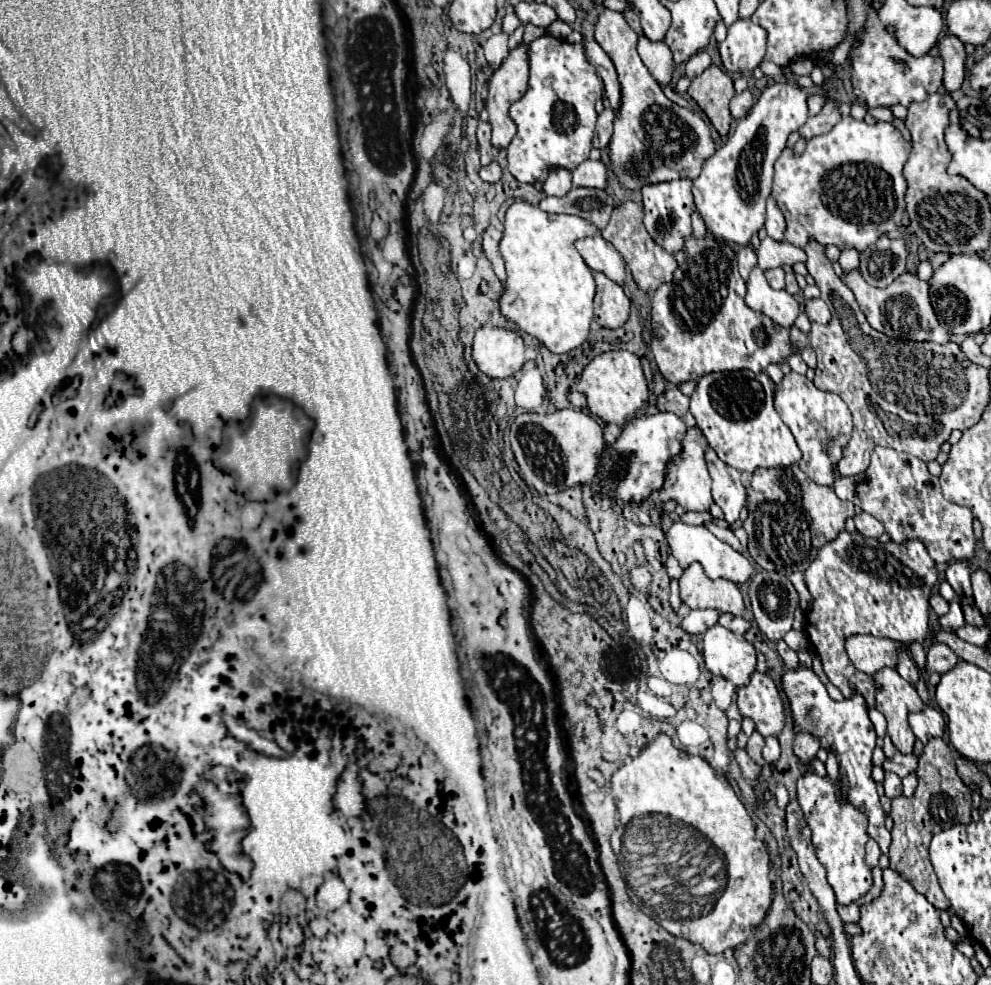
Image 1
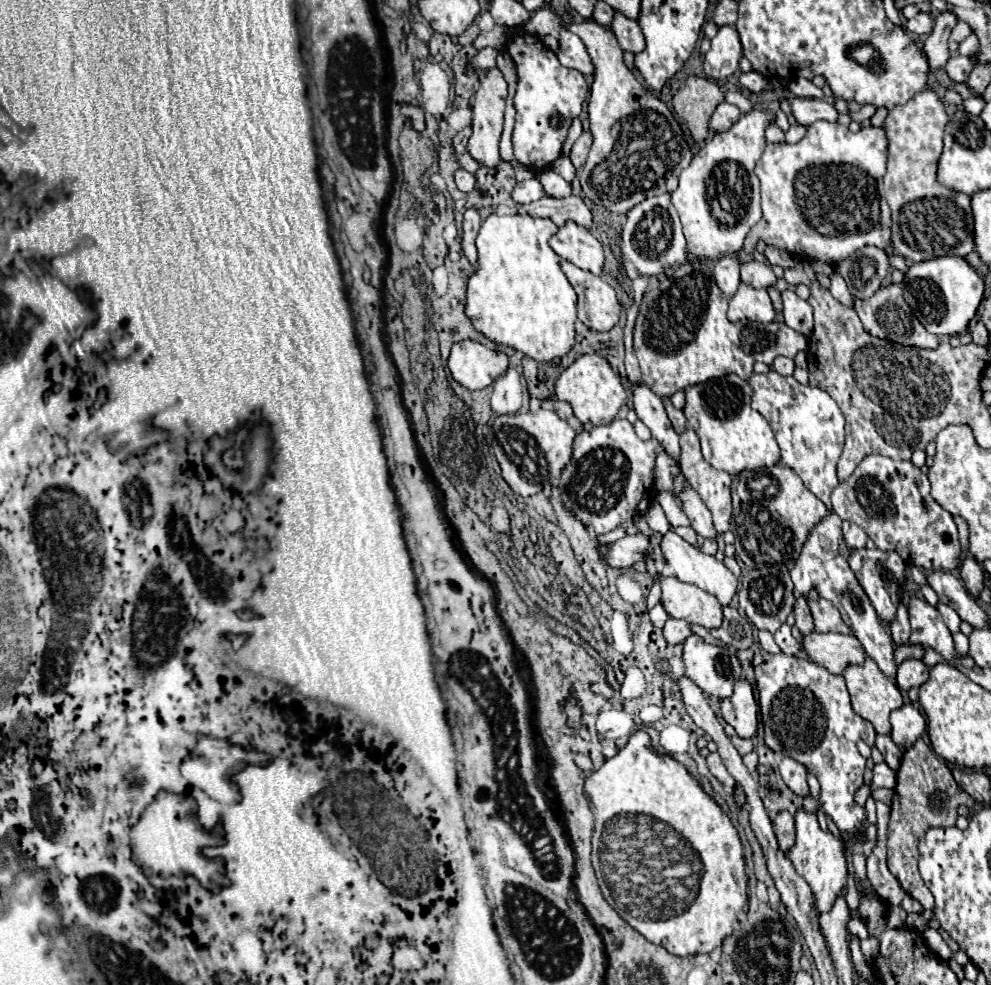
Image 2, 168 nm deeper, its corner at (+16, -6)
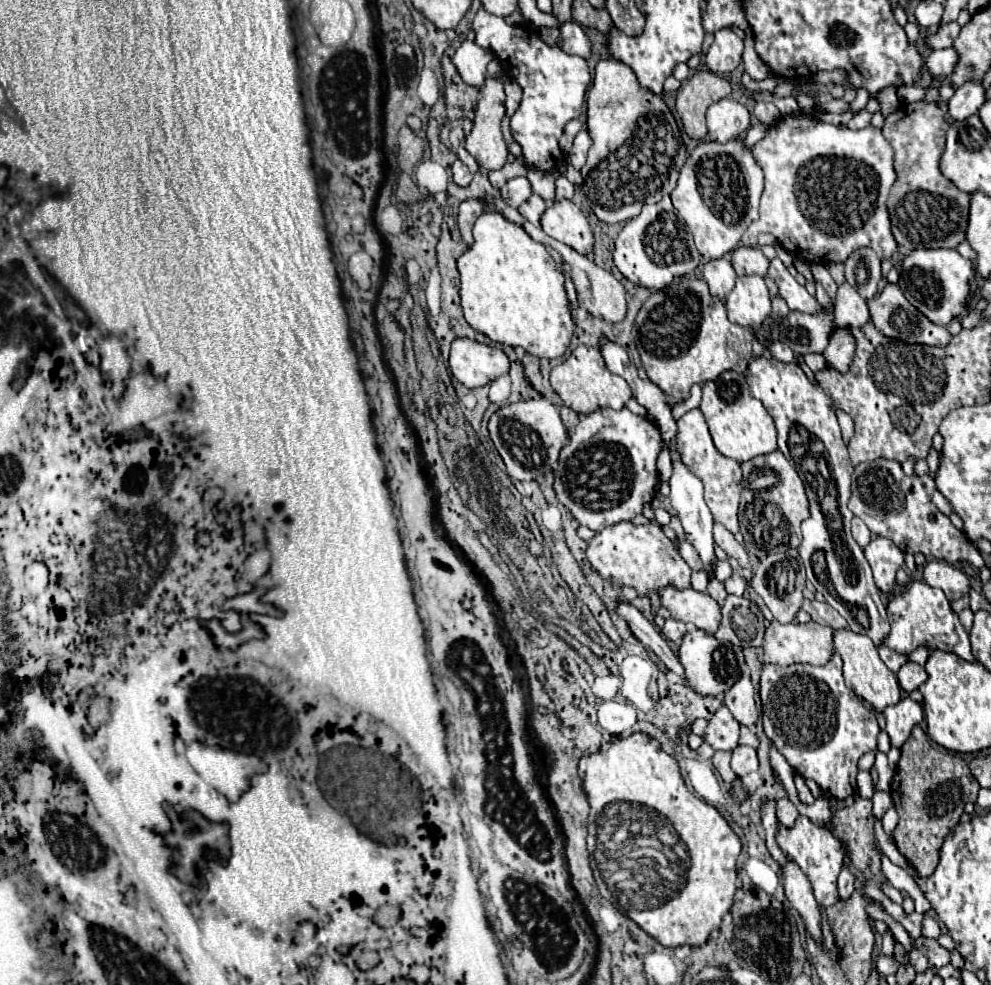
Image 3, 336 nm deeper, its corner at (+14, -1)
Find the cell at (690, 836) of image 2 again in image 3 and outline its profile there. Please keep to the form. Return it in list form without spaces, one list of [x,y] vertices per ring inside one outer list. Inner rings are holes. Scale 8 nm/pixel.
[[[632,734],[624,740],[614,742],[608,750],[584,756],[578,764],[578,770],[582,774],[582,784],[584,784],[584,792],[588,796],[590,802],[590,818],[588,818],[588,852],[594,856],[598,870],[602,874],[602,880],[606,882],[610,894],[612,894],[612,902],[614,906],[628,918],[632,918],[646,934],[650,934],[652,938],[656,938],[662,946],[668,948],[676,948],[682,944],[688,946],[702,946],[708,938],[712,930],[718,930],[720,920],[726,912],[730,912],[732,908],[732,896],[736,892],[736,860],[740,854],[740,838],[734,834],[734,830],[728,826],[728,822],[720,816],[720,812],[714,806],[708,806],[704,800],[696,798],[684,784],[678,762],[674,756],[666,754],[660,746],[658,740],[646,736],[646,734]]]

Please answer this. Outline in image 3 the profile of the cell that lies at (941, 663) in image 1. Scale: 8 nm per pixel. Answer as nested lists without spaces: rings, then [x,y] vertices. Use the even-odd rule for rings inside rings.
[[[906,662],[900,670],[898,670],[898,682],[902,686],[902,690],[906,690],[908,694],[912,690],[916,690],[922,682],[926,682],[928,674],[924,670],[924,666],[920,664],[914,664],[914,662]]]

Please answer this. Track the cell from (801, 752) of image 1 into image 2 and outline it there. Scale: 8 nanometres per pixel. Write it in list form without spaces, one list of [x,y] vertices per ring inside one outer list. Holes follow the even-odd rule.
[[[784,757],[782,763],[778,765],[780,769],[780,775],[784,779],[784,783],[796,793],[796,795],[802,795],[806,797],[808,795],[808,783],[806,783],[806,767],[800,765],[796,759],[792,757]]]

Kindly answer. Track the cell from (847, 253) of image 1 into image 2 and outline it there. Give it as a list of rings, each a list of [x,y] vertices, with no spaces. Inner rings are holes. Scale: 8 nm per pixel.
[[[834,267],[834,273],[830,275],[830,293],[844,305],[852,305],[852,295],[846,287],[846,281],[842,279],[842,275],[838,273],[838,269]]]

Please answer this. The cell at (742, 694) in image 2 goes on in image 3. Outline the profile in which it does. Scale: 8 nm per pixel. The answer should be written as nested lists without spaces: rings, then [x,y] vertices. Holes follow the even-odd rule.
[[[742,676],[728,692],[726,692],[726,698],[724,698],[724,704],[730,708],[730,712],[734,714],[734,718],[752,728],[758,720],[758,710],[756,710],[756,690],[750,682],[750,676]]]

